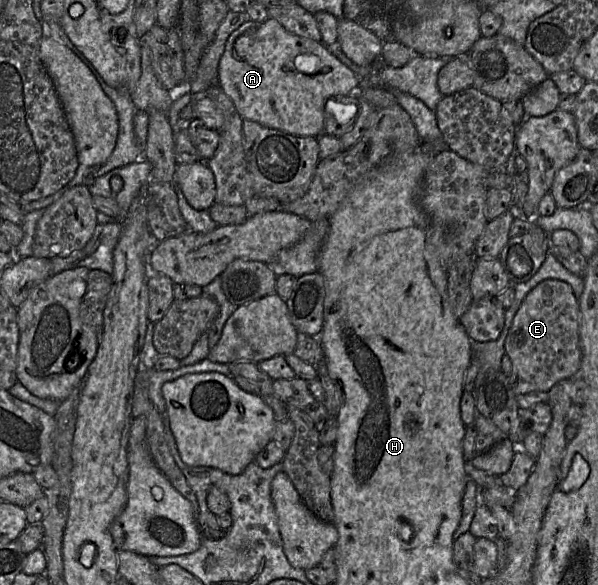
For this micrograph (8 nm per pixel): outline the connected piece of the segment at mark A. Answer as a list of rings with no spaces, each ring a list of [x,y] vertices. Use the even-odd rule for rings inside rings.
[[[267,18],[263,22],[248,20],[229,35],[218,64],[217,84],[232,100],[243,120],[255,121],[294,136],[318,138],[324,131],[327,100],[357,93],[361,80],[322,42],[293,34],[275,19]]]

